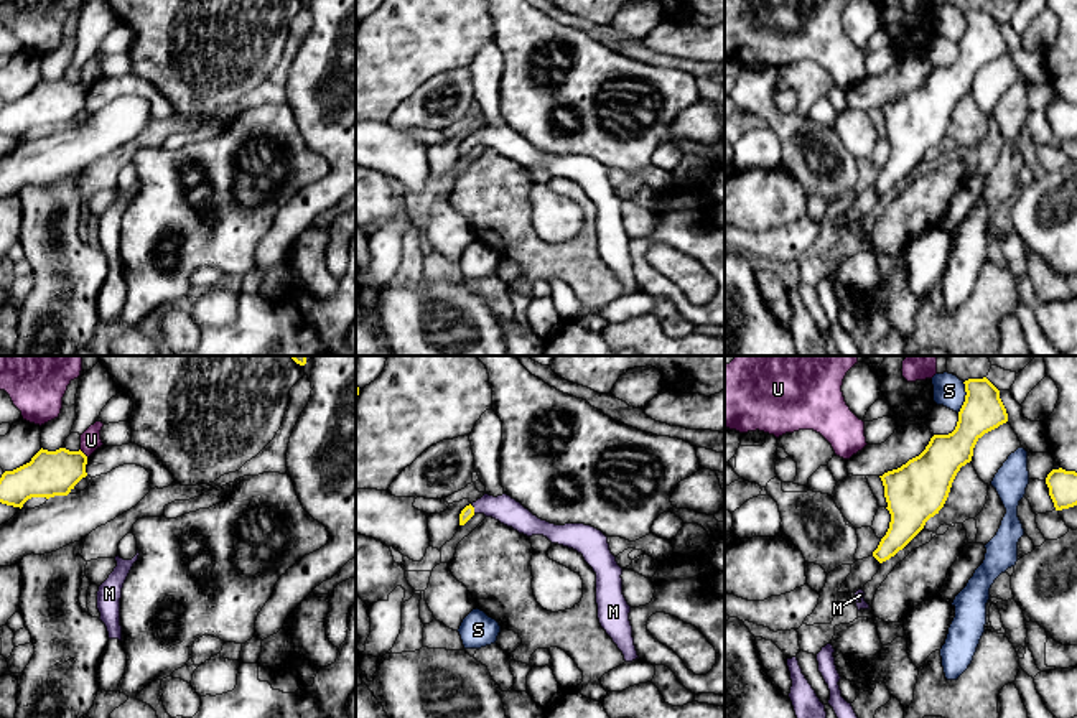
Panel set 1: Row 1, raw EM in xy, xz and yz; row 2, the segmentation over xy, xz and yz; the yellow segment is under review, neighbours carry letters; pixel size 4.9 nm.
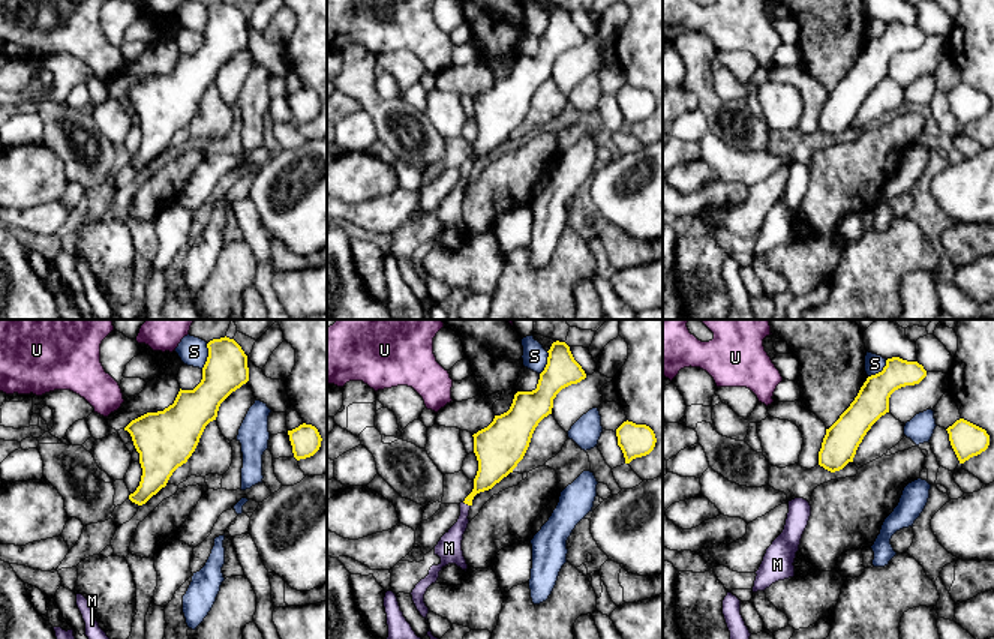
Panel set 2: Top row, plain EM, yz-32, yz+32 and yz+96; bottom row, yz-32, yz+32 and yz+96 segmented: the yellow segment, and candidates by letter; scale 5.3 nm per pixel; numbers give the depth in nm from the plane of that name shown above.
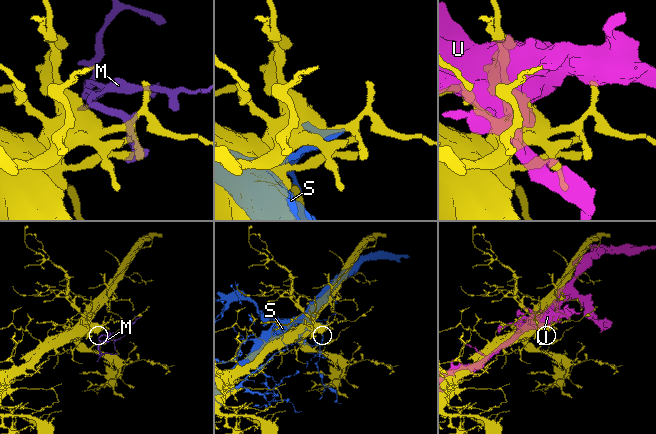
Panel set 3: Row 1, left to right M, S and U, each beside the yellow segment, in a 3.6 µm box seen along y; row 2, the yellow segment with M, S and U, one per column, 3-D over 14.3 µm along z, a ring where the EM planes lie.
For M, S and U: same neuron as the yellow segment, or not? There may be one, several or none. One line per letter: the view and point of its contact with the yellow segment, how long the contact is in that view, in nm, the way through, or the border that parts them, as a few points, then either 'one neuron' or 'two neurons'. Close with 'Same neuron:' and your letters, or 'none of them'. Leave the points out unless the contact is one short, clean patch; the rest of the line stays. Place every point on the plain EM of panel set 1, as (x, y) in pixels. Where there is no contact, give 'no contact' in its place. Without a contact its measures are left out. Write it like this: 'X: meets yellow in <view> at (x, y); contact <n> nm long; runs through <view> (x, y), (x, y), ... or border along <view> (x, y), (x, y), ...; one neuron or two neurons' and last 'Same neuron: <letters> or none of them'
M: meets yellow in xz at (473, 140); contact 50 nm long; runs through xz (468, 142), (473, 140), (503, 139), (508, 142); one neuron
S: meets yellow in yz at (965, 28); contact 160 nm long; two neurons
U: meets yellow in xy at (83, 84); contact 60 nm long; two neurons
Same neuron: M

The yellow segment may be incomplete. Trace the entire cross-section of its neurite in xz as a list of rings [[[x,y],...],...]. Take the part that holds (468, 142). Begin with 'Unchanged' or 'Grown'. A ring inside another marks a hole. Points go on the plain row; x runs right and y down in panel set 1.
Grown. [[[484,125],[466,137],[459,145],[459,156],[464,156],[474,145],[492,148],[527,168],[543,166],[552,175],[581,184],[596,204],[596,235],[601,259],[622,283],[626,293],[639,290],[629,252],[631,237],[622,226],[622,199],[611,184],[608,168],[601,161],[585,155],[550,155],[507,125],[497,128]]]

